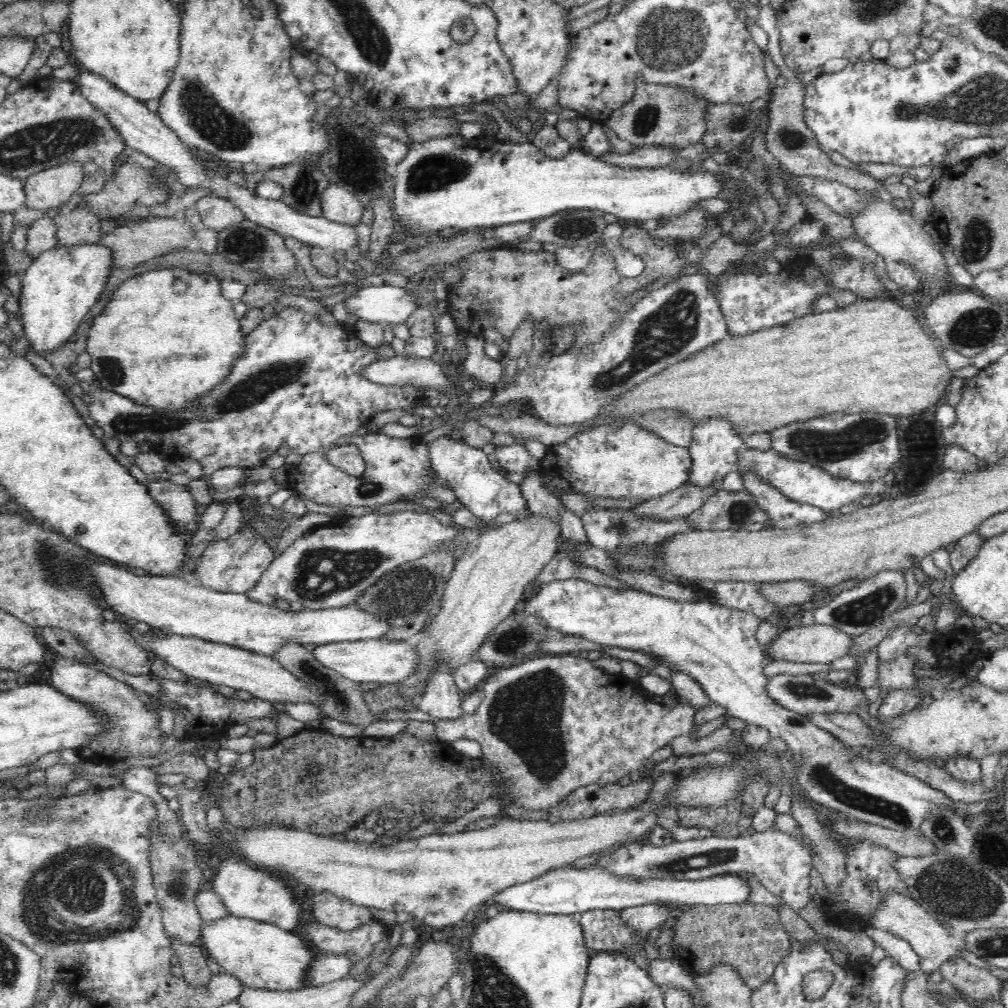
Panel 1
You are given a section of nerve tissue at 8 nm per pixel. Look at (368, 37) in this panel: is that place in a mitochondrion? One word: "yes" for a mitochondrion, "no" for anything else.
yes

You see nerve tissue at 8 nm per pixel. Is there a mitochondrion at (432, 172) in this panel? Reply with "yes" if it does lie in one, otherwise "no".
yes

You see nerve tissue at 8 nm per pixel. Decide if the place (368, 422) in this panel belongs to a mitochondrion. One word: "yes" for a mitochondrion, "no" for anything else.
no

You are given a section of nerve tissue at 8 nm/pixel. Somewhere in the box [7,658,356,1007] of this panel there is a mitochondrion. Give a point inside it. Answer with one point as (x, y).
(63, 898)

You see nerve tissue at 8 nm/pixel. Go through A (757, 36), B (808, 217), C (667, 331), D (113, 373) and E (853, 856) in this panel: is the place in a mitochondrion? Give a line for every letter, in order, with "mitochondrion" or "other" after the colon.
A: other
B: other
C: mitochondrion
D: mitochondrion
E: other

